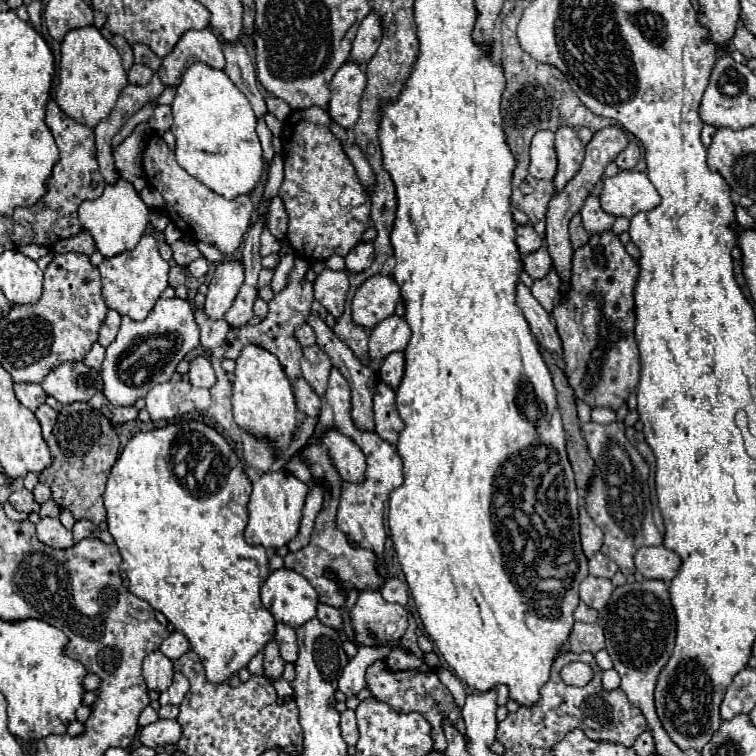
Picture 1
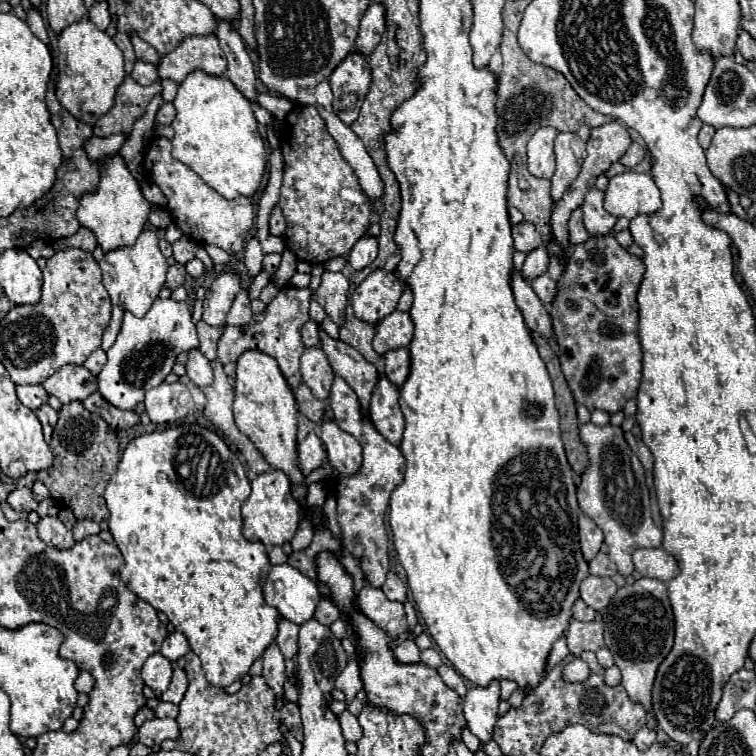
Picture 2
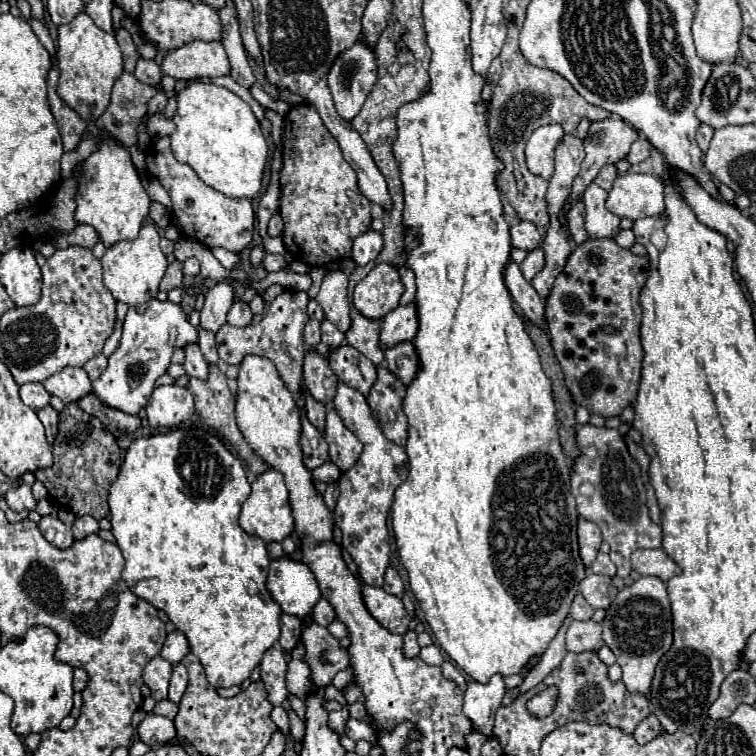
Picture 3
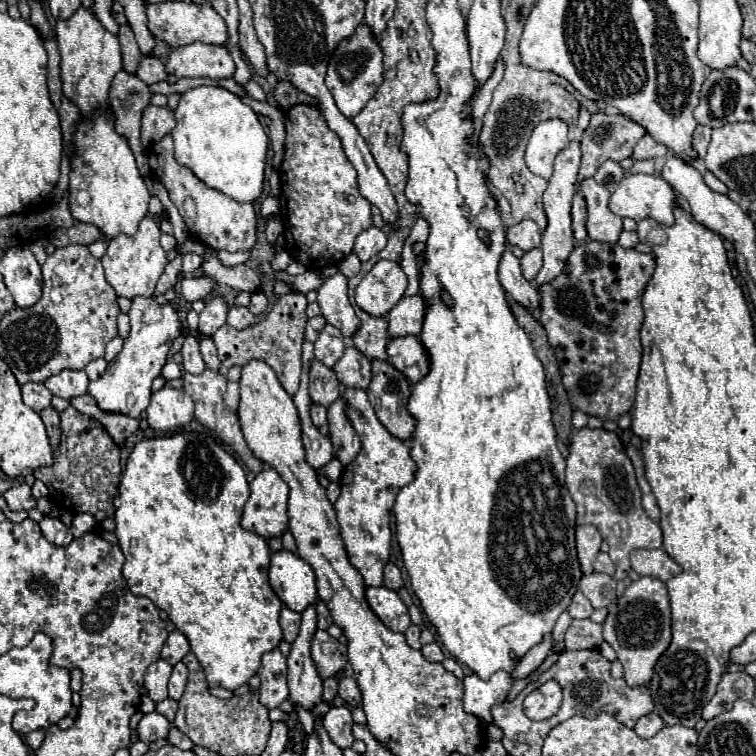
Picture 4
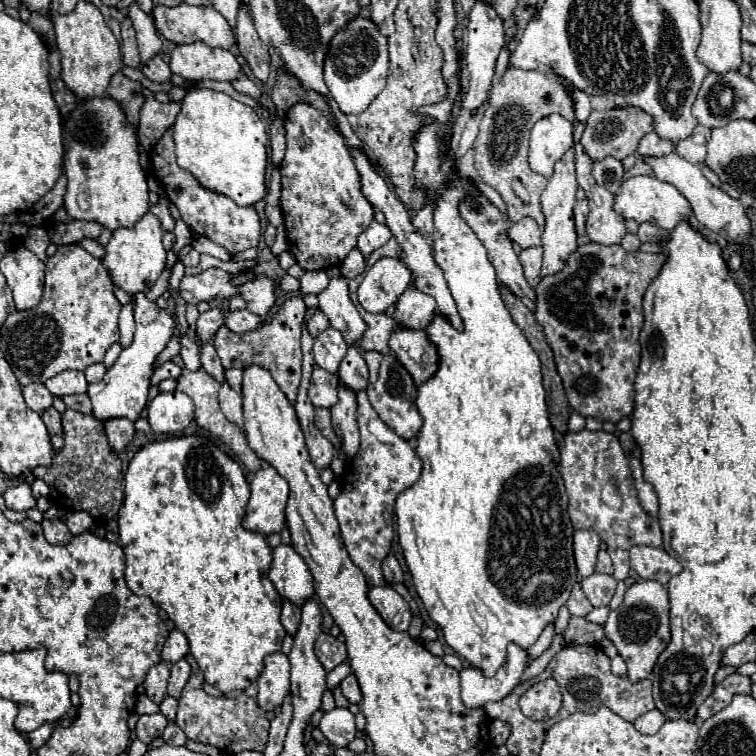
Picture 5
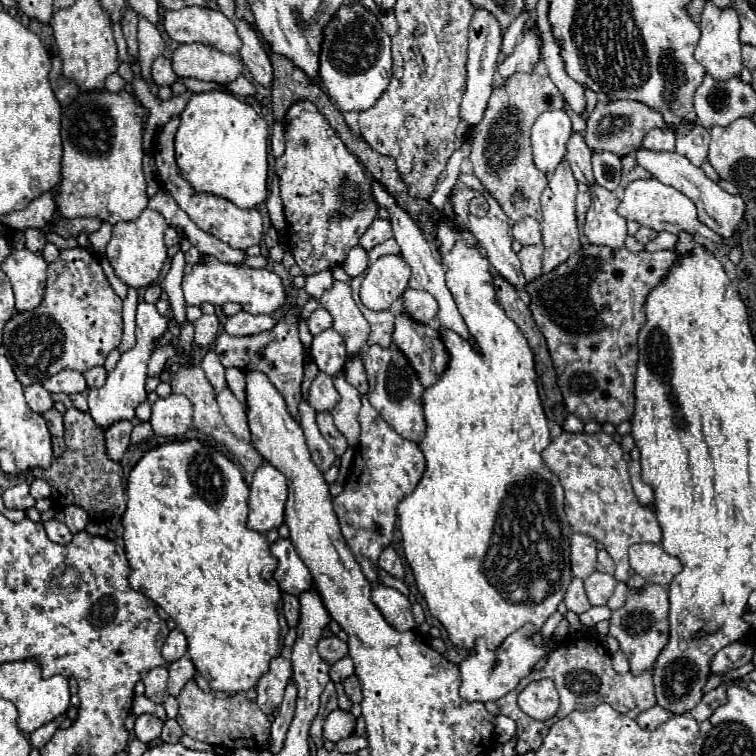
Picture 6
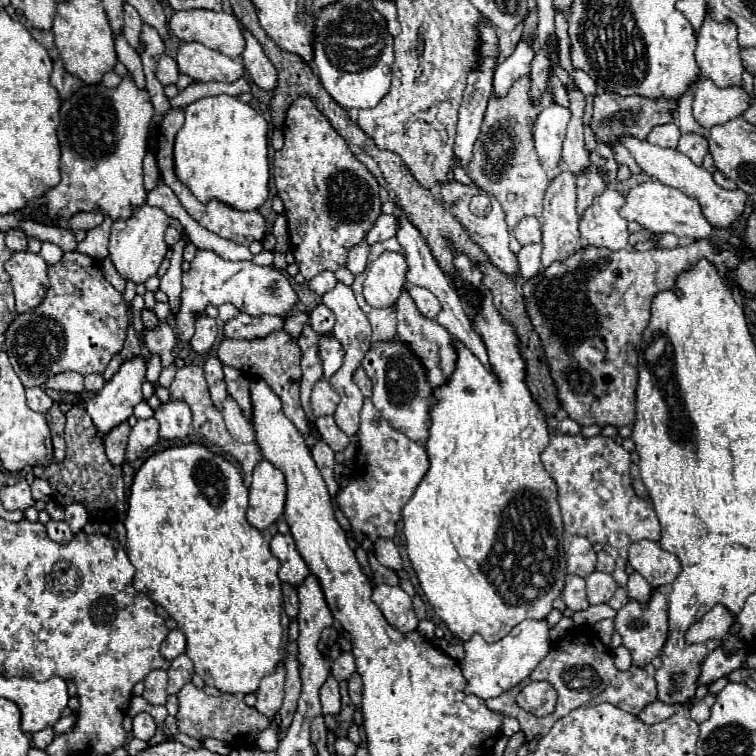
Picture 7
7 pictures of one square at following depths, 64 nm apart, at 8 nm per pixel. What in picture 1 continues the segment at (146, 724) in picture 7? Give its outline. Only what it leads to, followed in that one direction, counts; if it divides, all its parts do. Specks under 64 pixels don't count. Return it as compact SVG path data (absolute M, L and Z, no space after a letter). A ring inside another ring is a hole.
M158 720L140 730L140 742L148 748L176 744L182 736L182 728L176 720Z

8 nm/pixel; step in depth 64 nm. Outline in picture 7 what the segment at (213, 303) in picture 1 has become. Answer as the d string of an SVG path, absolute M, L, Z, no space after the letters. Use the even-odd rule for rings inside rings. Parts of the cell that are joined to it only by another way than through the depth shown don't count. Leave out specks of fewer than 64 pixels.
M202 314L198 320L196 320L196 334L192 336L192 348L202 354L202 352L208 352L214 342L218 338L218 322L216 318L210 318L206 314Z

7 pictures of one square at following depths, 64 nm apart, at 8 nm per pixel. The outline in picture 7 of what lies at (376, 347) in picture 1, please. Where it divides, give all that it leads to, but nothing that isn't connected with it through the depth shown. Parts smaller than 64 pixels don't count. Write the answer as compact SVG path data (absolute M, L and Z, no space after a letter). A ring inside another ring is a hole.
M414 286L414 288L408 288L408 294L412 296L412 300L414 300L414 304L416 304L416 308L418 308L418 312L420 312L422 316L434 318L434 316L440 312L440 302L438 302L438 298L436 298L432 292L428 292L426 288Z

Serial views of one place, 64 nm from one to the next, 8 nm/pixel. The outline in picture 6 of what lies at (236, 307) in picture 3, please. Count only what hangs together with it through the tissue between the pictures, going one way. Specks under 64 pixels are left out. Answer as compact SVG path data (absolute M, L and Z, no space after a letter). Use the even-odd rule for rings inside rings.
M240 310L238 314L228 316L224 330L232 336L250 336L250 334L270 330L274 324L276 324L276 320L272 320L270 316L254 316L254 314Z

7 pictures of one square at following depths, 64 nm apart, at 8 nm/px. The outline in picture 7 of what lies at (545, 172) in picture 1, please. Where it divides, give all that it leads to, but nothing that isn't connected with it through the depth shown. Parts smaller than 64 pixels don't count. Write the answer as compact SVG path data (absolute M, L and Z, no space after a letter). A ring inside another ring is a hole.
M550 104L534 124L534 146L542 164L556 168L562 160L562 142L566 136L570 112L564 106Z

